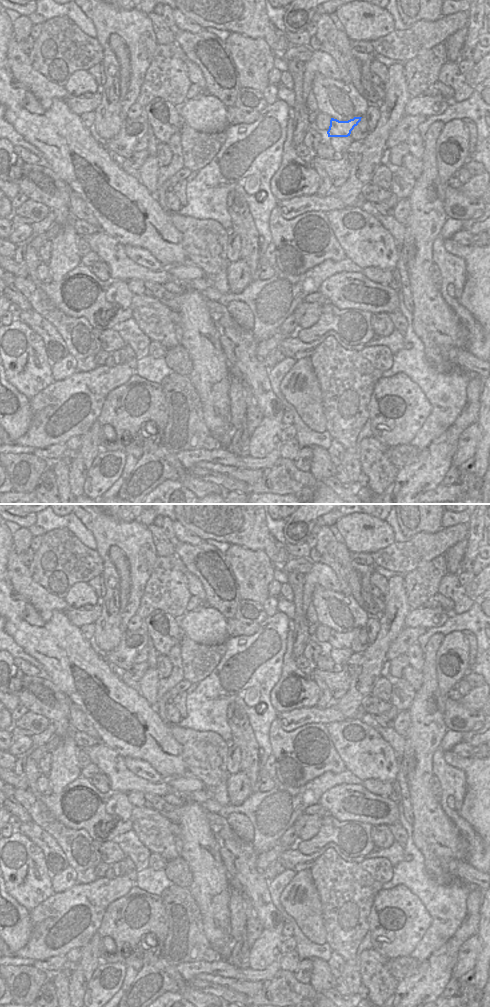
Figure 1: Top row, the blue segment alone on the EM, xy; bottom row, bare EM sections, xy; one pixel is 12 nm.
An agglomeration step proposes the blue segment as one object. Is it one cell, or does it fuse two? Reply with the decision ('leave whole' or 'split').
leave whole

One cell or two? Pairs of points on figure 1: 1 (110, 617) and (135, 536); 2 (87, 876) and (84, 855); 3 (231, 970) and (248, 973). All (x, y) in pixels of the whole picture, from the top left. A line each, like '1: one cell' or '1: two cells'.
1: one cell
2: one cell
3: one cell

